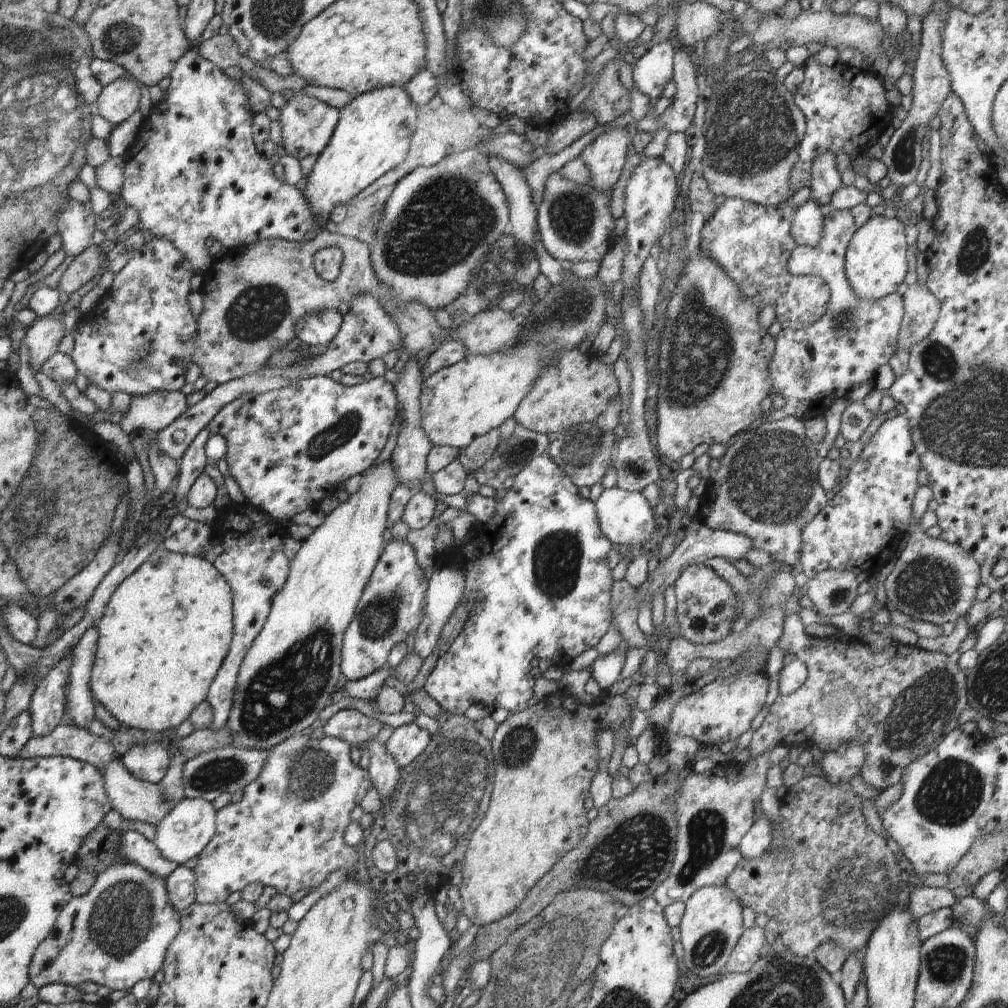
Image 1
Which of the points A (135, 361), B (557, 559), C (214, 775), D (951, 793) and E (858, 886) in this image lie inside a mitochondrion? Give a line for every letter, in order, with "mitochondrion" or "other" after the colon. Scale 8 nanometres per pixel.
A: mitochondrion
B: mitochondrion
C: mitochondrion
D: mitochondrion
E: mitochondrion

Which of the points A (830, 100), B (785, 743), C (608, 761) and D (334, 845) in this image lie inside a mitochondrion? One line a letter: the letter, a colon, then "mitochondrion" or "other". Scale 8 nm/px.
A: other
B: other
C: other
D: other

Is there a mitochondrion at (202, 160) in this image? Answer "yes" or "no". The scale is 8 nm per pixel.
no

